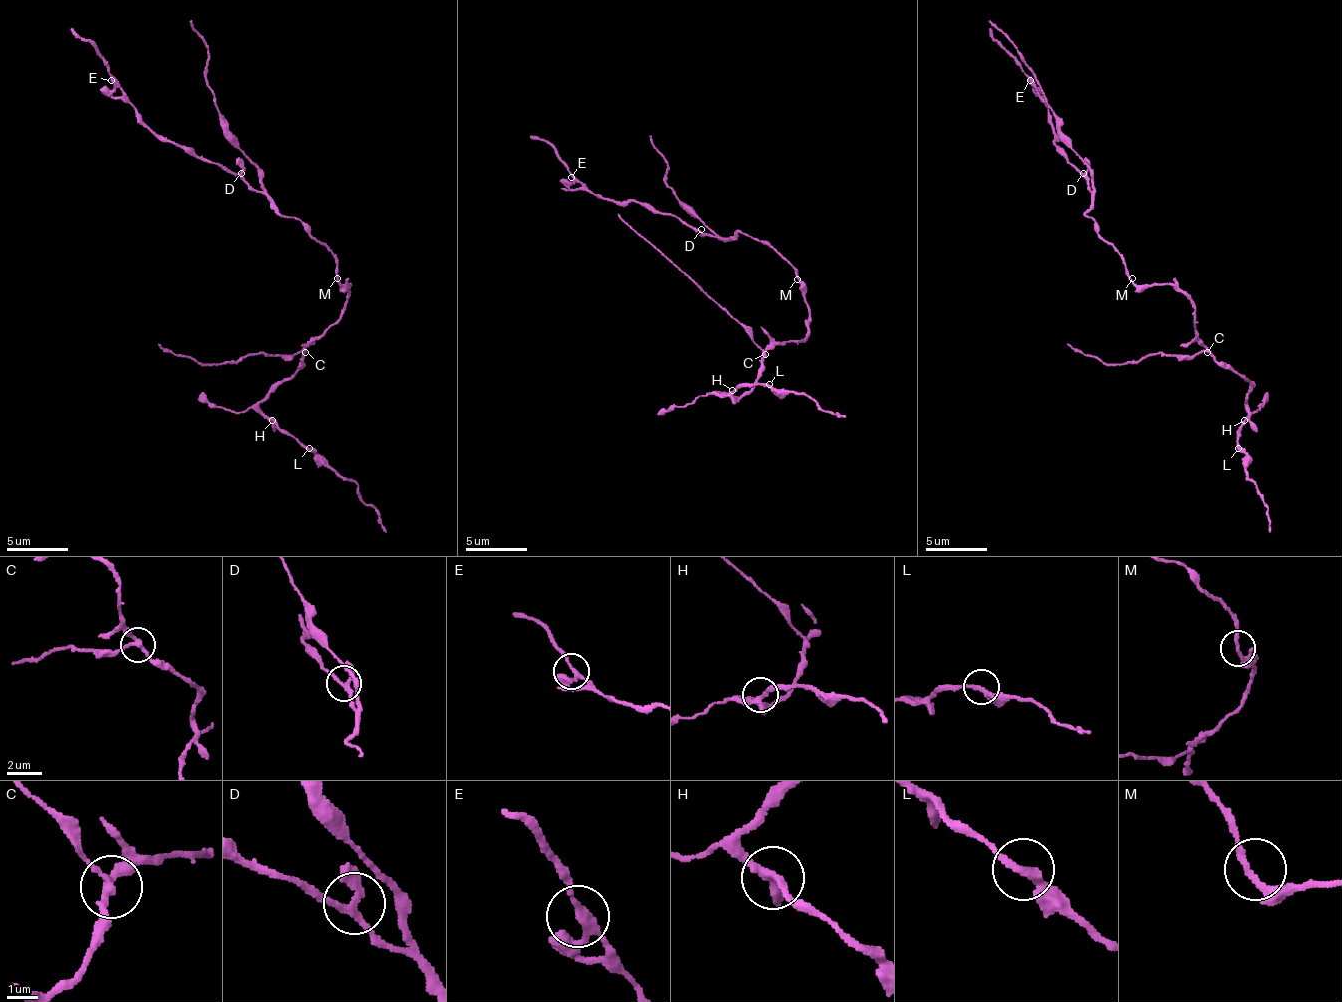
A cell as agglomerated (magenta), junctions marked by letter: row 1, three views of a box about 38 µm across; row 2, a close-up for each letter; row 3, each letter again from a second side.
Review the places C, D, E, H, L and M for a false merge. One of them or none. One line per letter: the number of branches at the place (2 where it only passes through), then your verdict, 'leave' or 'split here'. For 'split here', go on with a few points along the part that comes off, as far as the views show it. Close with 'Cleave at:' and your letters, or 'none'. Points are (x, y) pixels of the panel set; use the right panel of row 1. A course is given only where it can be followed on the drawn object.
C: 3 | split here | (1207, 352), (1154, 352), (1139, 362), (1104, 365), (1067, 343)
D: 3 | leave
E: 3 | leave
H: 3 | leave
L: 2 | leave
M: 2 | leave
Cleave at: C

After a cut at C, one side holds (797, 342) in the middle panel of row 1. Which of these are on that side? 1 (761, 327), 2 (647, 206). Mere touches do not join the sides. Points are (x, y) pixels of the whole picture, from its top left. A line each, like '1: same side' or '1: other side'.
1: same side
2: same side

